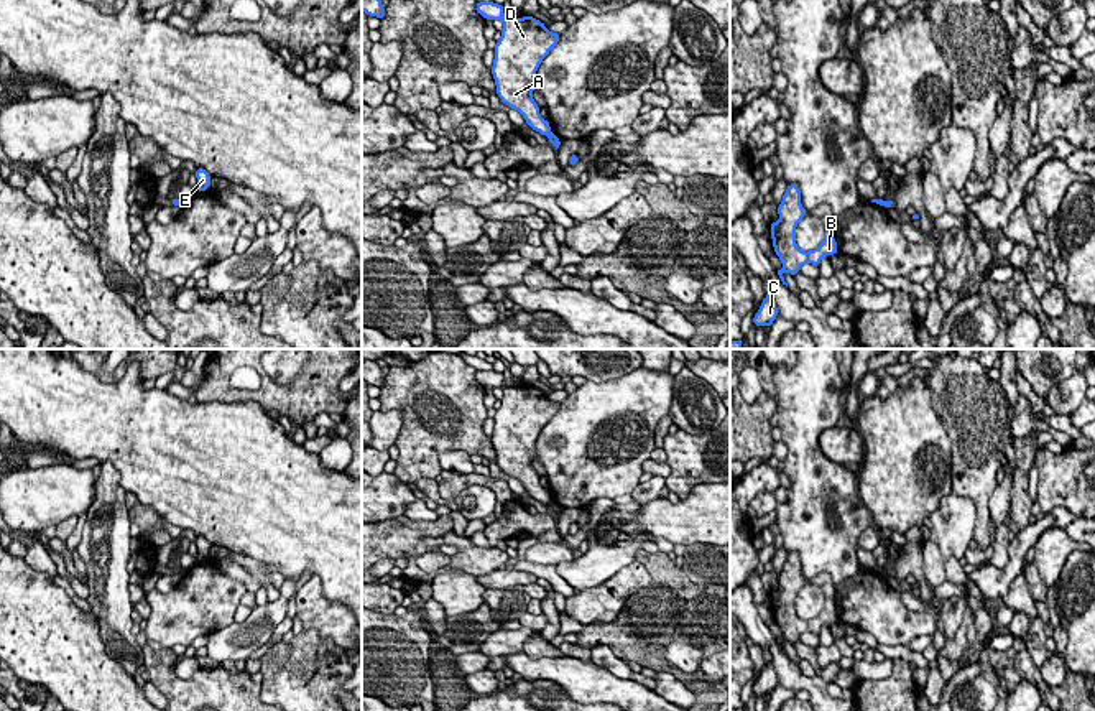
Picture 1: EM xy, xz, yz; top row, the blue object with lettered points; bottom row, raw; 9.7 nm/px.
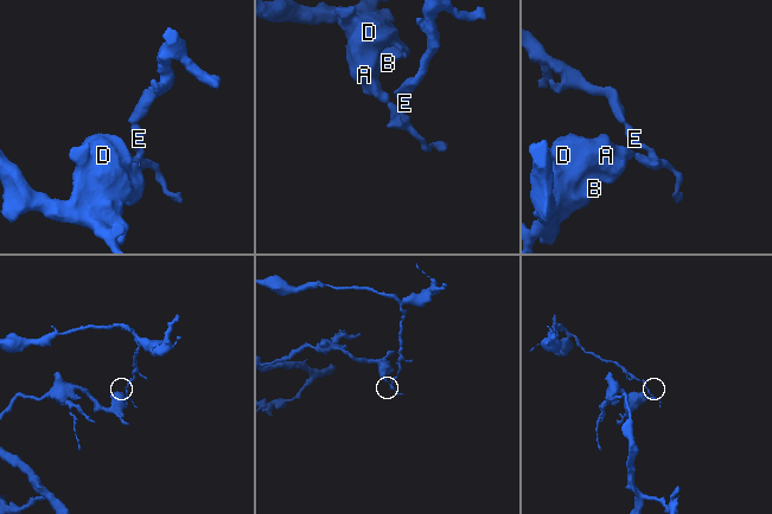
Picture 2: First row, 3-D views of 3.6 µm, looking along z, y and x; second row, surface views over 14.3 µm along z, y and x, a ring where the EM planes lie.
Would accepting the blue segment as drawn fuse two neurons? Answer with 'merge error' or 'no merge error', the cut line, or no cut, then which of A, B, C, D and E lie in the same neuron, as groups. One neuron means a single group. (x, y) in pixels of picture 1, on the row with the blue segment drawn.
merge error; cut in yz along (883, 201), (885, 204); A B C D / E

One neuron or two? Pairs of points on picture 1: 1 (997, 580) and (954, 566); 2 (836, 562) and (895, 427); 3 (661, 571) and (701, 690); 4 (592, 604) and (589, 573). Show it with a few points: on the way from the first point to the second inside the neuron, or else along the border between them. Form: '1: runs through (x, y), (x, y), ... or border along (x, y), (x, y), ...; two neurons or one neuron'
1: border along (967, 575), (987, 599); two neurons
2: border along (857, 481), (862, 504), (868, 511), (872, 524); two neurons
3: runs through (661, 603), (656, 618), (656, 655), (669, 667); one neuron
4: border along (623, 565), (604, 581), (581, 591); two neurons

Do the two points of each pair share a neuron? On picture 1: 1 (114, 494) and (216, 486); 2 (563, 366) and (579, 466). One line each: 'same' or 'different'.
1: different
2: different

